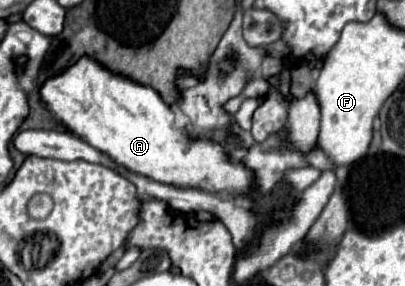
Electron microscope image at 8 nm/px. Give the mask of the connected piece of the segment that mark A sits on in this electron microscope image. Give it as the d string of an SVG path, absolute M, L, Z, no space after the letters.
M82 57L78 63L68 67L68 71L64 71L62 75L48 79L40 89L40 99L44 107L74 135L88 141L94 149L106 153L118 165L134 173L140 173L144 177L150 177L160 183L168 183L168 185L200 187L210 193L230 191L234 195L246 195L252 189L252 171L246 169L242 163L230 163L228 155L218 143L212 143L206 139L196 139L196 141L188 139L182 133L182 129L174 125L174 113L152 87L144 87L122 75L114 75L112 71L104 69L90 57Z

